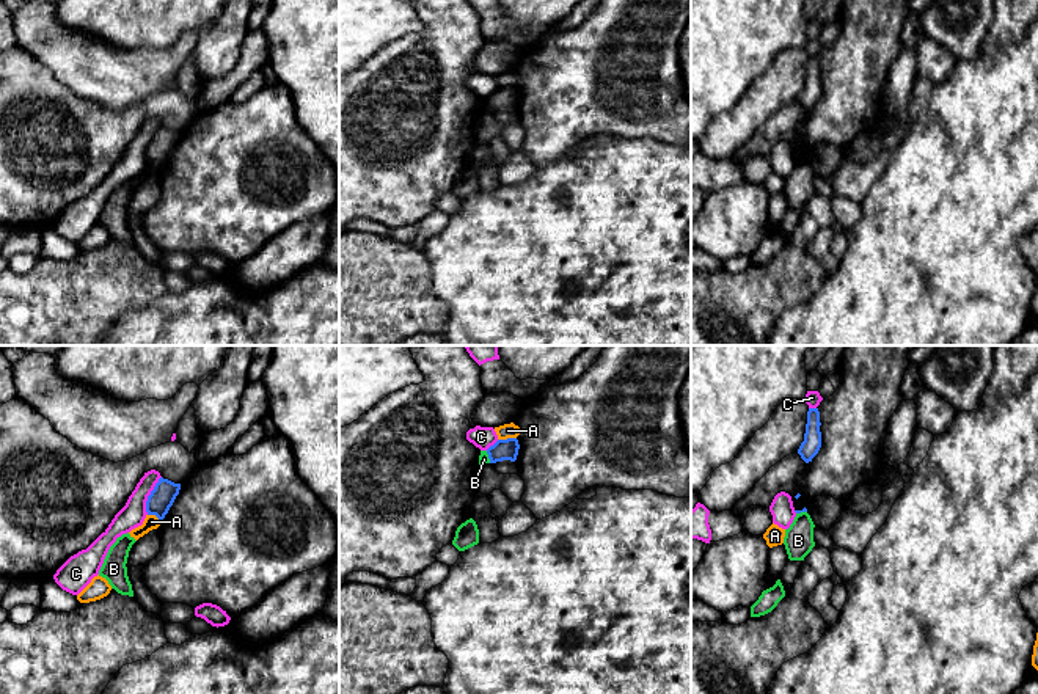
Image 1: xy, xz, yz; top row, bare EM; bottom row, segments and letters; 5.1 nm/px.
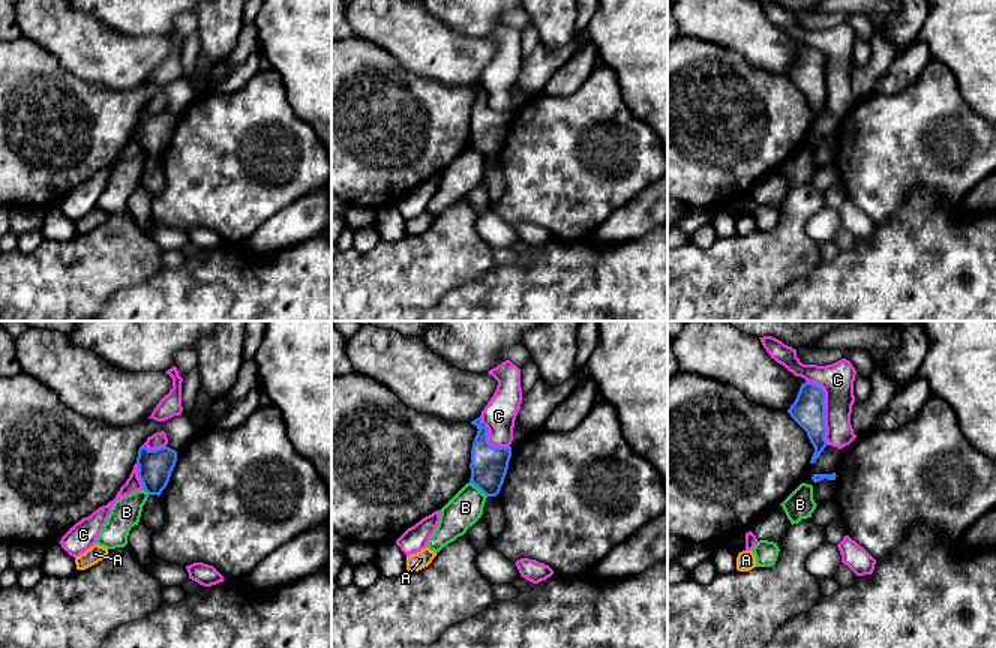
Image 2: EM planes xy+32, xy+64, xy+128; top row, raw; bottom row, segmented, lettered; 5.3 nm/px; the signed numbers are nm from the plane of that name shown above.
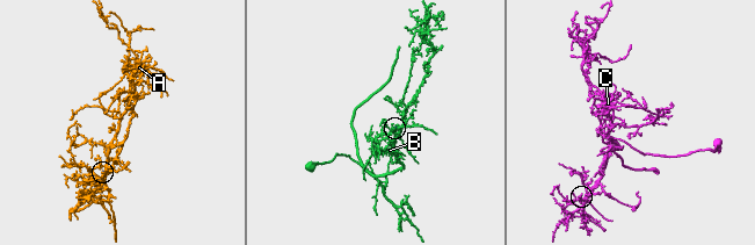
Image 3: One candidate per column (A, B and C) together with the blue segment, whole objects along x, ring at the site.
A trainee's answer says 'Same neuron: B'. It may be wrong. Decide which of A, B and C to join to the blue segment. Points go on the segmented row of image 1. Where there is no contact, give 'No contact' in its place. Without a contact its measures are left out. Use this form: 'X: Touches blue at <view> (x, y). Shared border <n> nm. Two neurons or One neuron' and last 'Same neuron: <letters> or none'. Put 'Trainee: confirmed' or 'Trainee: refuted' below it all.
A: Touches blue at xz (508, 438). Shared border 100 nm. Two neurons
B: Touches blue at xz (489, 457). Shared border 70 nm. Two neurons
C: Touches blue at xy (149, 495). Shared border 220 nm. Two neurons
Same neuron: none
Trainee: refuted

